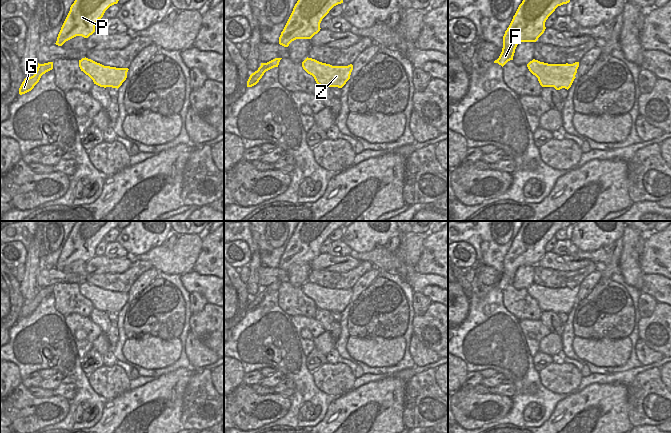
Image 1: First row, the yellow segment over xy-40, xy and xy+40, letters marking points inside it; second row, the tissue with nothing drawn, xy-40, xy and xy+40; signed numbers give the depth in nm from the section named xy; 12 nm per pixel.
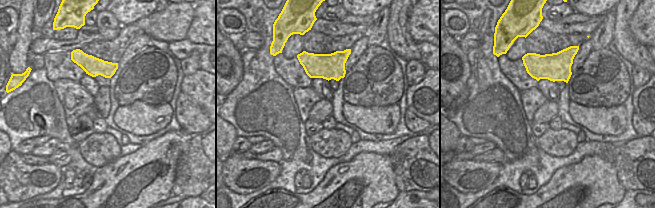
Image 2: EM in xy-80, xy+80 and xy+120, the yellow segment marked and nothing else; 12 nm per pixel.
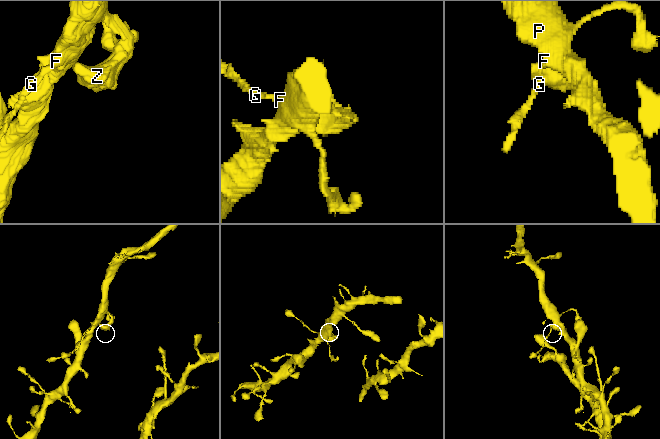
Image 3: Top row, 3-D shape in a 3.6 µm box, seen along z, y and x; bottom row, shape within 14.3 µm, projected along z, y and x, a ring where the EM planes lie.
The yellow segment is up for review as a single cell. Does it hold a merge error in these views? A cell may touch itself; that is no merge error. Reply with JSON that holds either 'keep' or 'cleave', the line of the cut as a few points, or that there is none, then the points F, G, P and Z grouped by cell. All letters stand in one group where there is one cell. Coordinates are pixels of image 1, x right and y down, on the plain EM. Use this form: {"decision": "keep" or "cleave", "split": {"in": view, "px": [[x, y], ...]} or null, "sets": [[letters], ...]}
{"decision": "cleave", "split": {"in": "xy+40", "px": [[497, 283], [500, 288]]}, "sets": [["F", "P", "Z"], ["G"]]}

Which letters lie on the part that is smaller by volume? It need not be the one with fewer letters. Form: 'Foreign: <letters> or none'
Foreign: G

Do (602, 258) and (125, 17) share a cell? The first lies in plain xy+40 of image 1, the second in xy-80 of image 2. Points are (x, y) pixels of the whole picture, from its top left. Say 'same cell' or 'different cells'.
different cells

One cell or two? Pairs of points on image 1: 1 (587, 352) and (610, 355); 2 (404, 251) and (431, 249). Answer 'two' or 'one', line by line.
1: one
2: two

